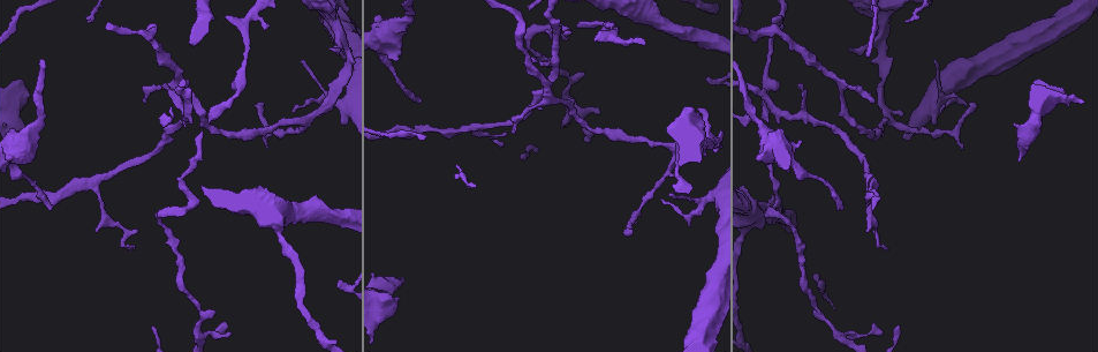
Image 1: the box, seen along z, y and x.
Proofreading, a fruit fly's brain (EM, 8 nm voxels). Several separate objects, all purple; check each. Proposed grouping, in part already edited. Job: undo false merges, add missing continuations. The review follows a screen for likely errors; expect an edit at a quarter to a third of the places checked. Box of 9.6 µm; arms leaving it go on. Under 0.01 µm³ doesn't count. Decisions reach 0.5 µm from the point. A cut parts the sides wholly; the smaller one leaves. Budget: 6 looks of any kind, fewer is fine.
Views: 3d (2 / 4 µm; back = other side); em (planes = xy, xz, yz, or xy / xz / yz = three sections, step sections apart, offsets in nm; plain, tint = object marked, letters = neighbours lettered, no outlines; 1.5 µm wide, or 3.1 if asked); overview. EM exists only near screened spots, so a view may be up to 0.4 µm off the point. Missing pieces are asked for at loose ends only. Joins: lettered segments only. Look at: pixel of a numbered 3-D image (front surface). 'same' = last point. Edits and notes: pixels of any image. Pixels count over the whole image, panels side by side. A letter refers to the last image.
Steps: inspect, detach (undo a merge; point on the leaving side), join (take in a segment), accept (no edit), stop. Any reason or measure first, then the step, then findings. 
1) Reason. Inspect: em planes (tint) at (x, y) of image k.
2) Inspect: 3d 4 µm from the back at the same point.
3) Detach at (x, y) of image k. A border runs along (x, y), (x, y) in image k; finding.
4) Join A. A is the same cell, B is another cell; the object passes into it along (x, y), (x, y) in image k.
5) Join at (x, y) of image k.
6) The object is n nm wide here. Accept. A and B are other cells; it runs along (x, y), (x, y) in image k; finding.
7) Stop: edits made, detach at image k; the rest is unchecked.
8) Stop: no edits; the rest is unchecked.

Sharp bend. Inspect: 3d 4 µm at (778, 201) of image 1.

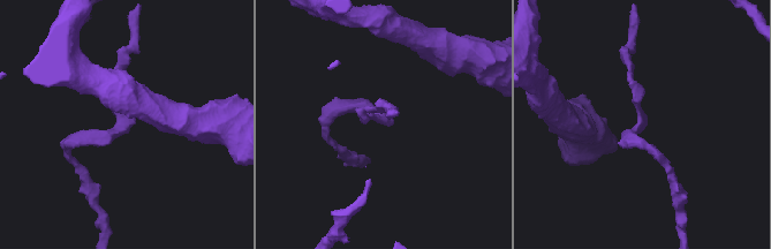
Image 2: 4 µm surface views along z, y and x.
Inspect: em xz step 8 (tint) at (639, 122) of image 2.

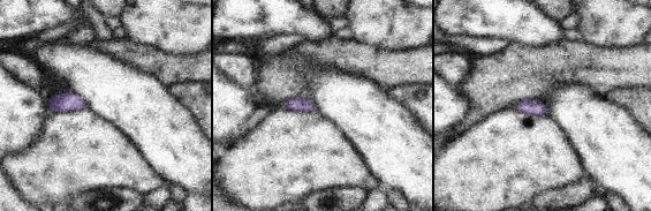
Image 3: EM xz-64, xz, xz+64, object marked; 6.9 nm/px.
Inspect: em planes (letters) at the same point.

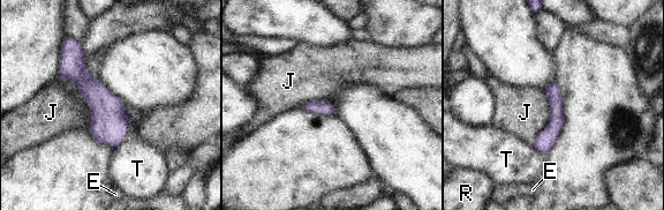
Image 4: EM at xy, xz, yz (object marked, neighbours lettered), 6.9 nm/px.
The object is 130 nm wide here. Accept. E, J, R and T are other cells; it runs along (551, 85), (556, 125), (544, 150) in image 4; all the same neuron.

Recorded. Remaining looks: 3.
Thin end. Inspect: 3d 2 µm at (502, 146) of image 1.

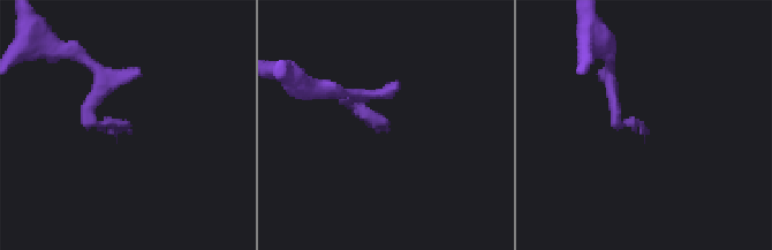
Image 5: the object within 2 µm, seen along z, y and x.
Need the tissue. Inspect: em planes (letters) at (646, 128) of image 5.

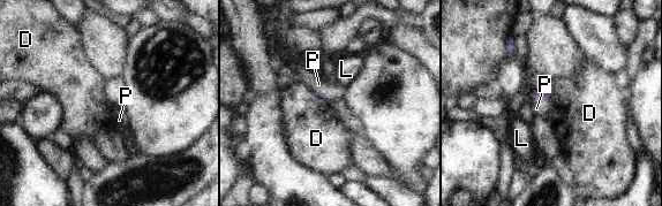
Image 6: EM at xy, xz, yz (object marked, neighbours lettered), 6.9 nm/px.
Join at (536, 108) of image 6. P is the same cell, D and L are other cells; the neuron continues.

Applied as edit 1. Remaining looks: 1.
An open end. Inspect: em planes (letters) at (672, 194) of image 1.

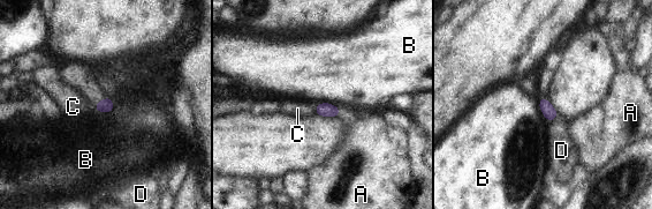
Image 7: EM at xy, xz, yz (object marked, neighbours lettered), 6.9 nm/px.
Accept. A, B, C and D are other cells; a border runs along (112, 98), (111, 111), (97, 111) in image 7; no lettered segment goes on from it.

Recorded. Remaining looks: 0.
Stop: edits made, join at image 6; the rest is unchecked.

